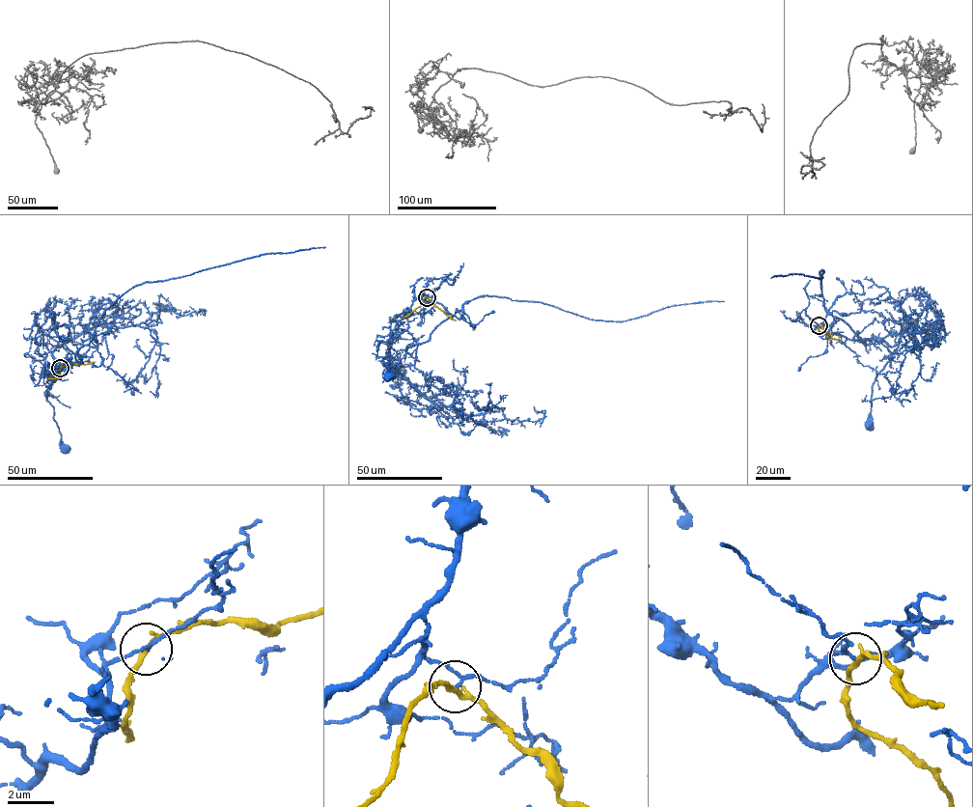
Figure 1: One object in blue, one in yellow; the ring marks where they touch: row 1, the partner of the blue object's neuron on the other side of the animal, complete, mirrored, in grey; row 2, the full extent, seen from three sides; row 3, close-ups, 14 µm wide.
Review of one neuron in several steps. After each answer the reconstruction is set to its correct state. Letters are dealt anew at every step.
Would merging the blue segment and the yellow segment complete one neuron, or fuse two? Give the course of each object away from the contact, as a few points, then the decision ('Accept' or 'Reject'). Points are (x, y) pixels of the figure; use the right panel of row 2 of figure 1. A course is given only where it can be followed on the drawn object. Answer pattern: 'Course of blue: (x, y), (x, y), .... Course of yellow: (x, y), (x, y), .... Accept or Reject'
Course of blue: (819, 325), (813, 329), (816, 332), (868, 345), (900, 335), (898, 347), (873, 383), (868, 425). Course of yellow: (819, 325), (832, 336). Reject

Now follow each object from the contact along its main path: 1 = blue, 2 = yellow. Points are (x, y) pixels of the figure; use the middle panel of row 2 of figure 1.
1: (427, 297), (424, 292), (414, 300), (392, 331), (387, 347), (394, 374), (382, 363), (389, 363), (389, 375)
2: (427, 297), (456, 320)

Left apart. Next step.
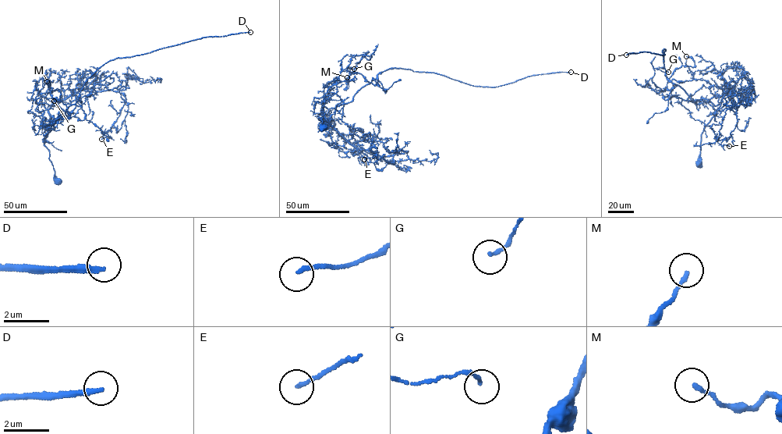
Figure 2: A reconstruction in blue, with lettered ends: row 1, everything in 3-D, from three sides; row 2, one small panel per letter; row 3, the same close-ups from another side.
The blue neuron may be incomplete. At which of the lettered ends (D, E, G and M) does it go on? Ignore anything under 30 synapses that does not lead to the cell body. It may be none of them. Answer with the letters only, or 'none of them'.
D

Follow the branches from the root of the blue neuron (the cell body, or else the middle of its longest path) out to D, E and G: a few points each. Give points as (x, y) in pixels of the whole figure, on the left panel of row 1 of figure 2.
D: (57, 181), (44, 143), (50, 118), (66, 116), (84, 82), (100, 66), (117, 58), (203, 37), (250, 32)
E: (57, 181), (44, 143), (48, 109), (86, 88), (118, 91), (125, 104), (103, 135), (111, 137), (101, 139)
G: (57, 181), (44, 143), (47, 110), (39, 128), (68, 119), (65, 105), (54, 101)

